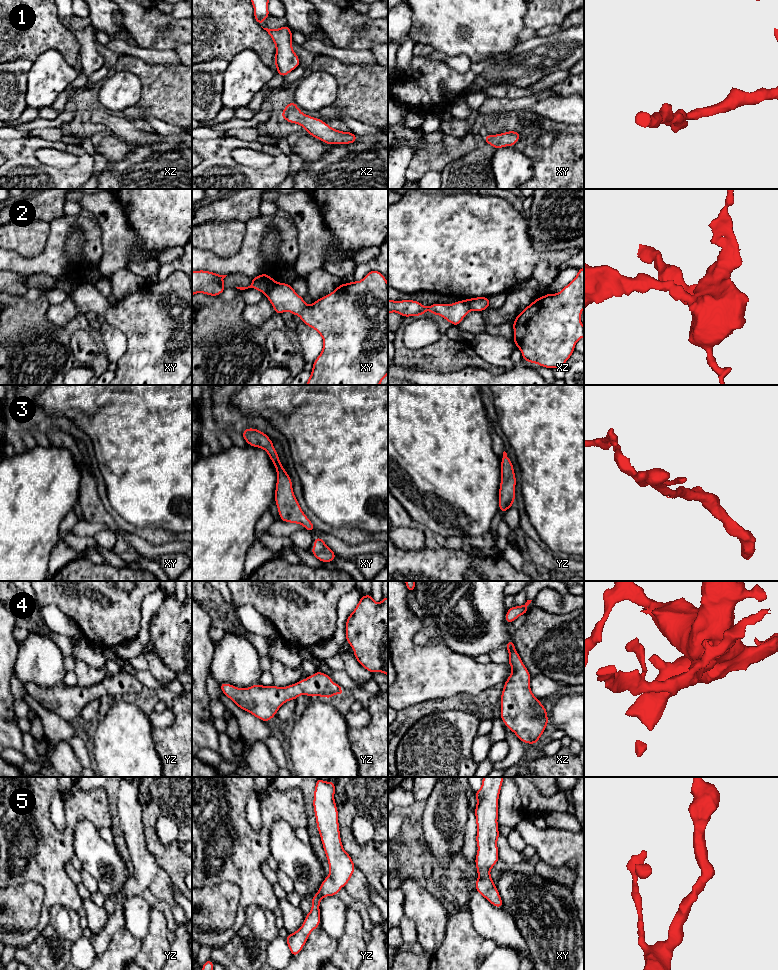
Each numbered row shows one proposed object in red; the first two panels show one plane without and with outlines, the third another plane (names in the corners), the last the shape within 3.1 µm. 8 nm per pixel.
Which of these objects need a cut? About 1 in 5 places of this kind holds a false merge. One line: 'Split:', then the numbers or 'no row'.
Split: 2

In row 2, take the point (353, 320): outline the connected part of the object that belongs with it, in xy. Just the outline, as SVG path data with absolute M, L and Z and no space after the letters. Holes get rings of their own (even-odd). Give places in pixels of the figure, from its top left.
M370 271L357 282L341 284L332 293L308 306L292 285L278 282L264 294L275 313L289 311L301 317L301 321L316 330L323 338L323 349L313 362L313 369L306 385L379 385L388 374L388 283L385 276Z

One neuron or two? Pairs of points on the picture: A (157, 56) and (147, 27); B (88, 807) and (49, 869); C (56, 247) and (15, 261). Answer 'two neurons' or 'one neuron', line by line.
A: two neurons
B: one neuron
C: one neuron

